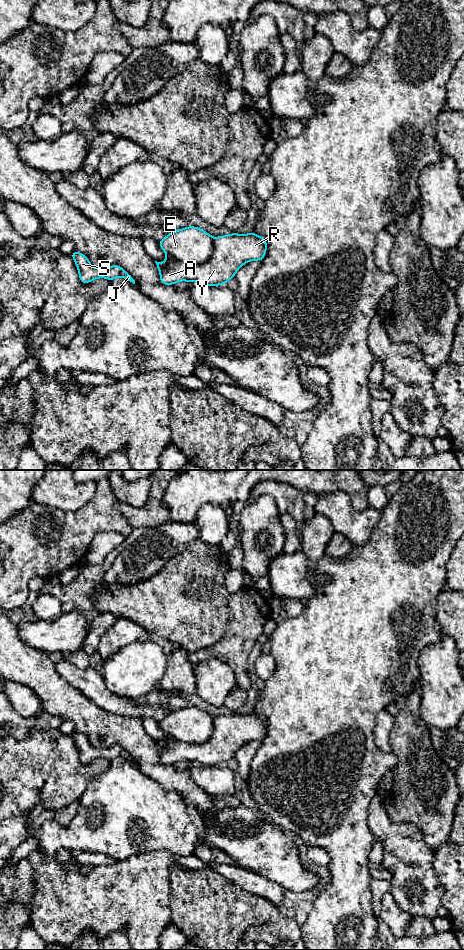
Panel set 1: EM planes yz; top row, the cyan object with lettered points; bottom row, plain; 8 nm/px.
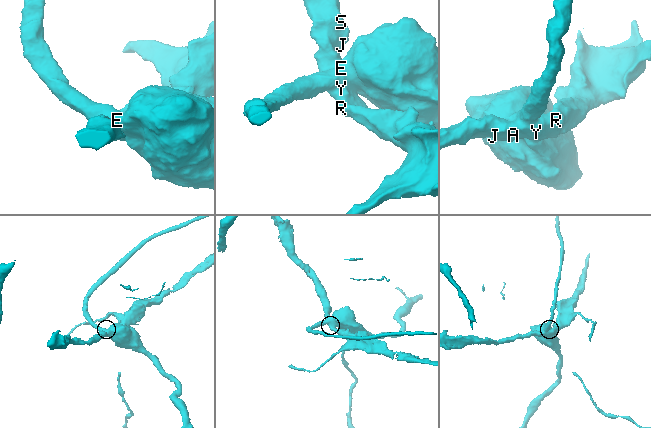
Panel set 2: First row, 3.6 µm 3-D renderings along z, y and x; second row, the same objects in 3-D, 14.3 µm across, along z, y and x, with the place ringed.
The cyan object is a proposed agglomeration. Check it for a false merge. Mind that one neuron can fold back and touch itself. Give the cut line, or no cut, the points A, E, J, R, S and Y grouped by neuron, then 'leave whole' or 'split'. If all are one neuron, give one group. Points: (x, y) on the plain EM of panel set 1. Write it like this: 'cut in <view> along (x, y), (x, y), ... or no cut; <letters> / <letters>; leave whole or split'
cut in yz along (214, 718), (211, 736), (202, 743), (183, 743), (167, 736); A J R S Y / E; split

